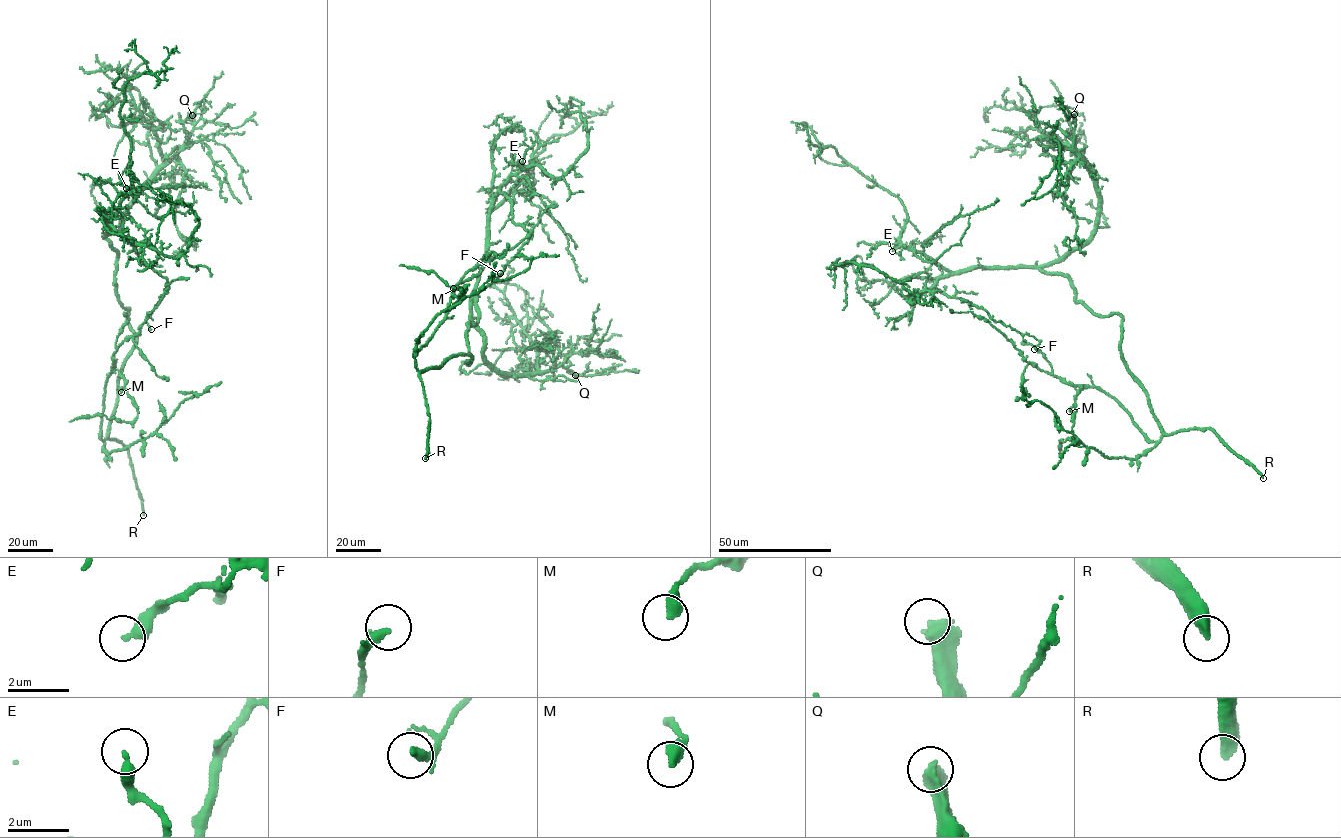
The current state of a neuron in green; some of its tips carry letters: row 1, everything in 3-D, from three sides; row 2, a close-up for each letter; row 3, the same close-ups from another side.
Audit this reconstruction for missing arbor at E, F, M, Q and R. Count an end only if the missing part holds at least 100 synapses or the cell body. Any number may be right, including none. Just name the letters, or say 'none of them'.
Q, R

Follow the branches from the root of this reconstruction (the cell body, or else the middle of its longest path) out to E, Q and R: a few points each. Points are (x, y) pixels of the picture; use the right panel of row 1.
E: (1095, 315), (1075, 300), (1067, 277), (1038, 267), (977, 267), (952, 272), (906, 247), (892, 251)
Q: (1095, 315), (1075, 300), (1067, 277), (1041, 269), (1088, 239), (1098, 212), (1096, 182), (1073, 147), (1074, 114)
R: (1095, 315), (1118, 314), (1122, 318), (1122, 360), (1145, 391), (1163, 431), (1209, 429), (1263, 478)

